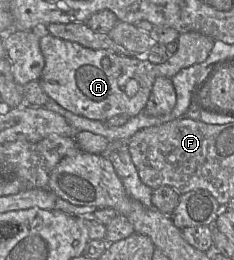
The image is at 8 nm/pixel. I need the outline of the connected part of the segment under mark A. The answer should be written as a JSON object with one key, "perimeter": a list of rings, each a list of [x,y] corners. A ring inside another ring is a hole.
{"perimeter":[[[196,31],[181,32],[177,41],[175,54],[162,64],[153,64],[145,56],[121,56],[111,50],[90,49],[46,33],[40,38],[45,65],[38,81],[53,101],[75,115],[103,122],[119,114],[134,117],[144,111],[157,77],[171,79],[180,70],[204,62],[214,46],[211,37]],[[105,57],[110,59],[109,67],[102,65]],[[129,80],[138,82],[134,96],[128,96],[125,91]]]}

